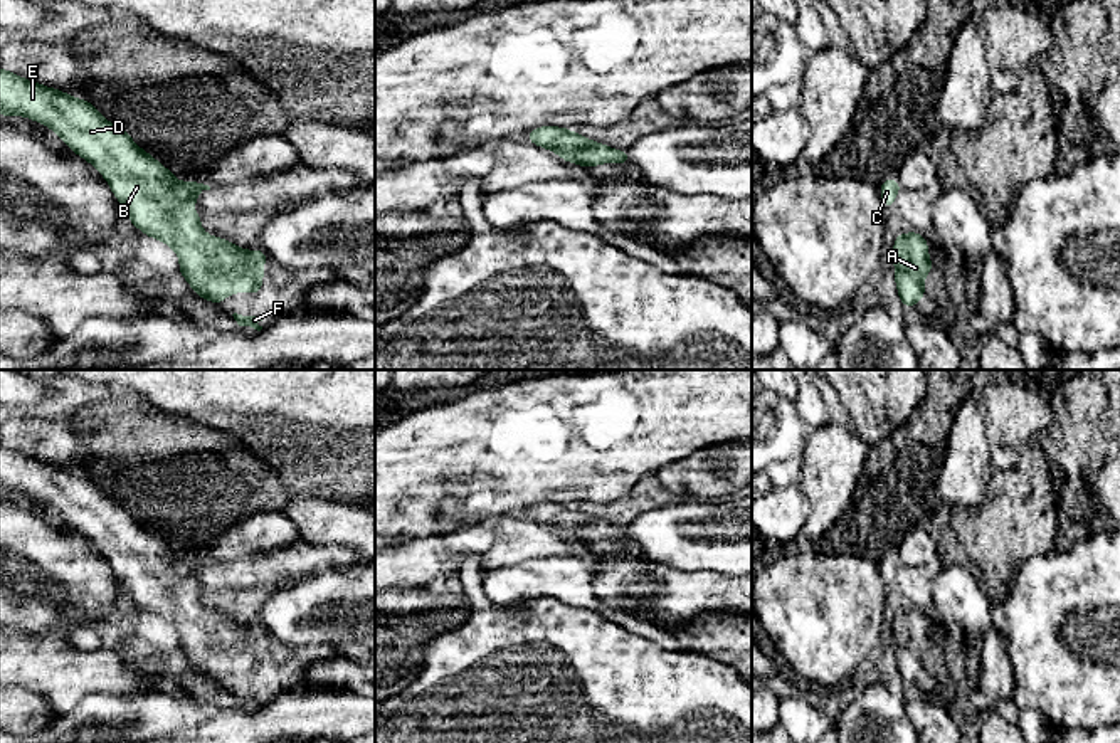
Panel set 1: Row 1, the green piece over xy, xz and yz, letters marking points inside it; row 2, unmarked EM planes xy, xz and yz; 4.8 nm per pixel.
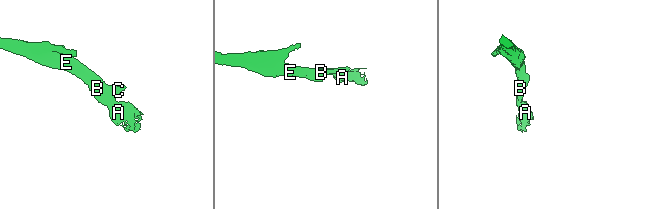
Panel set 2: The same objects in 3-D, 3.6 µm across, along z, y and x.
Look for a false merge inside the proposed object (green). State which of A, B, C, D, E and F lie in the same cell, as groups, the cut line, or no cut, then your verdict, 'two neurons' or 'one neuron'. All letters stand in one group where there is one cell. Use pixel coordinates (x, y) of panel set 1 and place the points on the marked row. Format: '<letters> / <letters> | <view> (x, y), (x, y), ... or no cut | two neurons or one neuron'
A B C D E F | no cut | one neuron

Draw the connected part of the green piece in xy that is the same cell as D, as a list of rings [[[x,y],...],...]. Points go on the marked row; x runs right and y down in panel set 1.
[[[0,67],[0,114],[42,123],[89,161],[106,178],[129,222],[177,252],[178,274],[198,298],[222,304],[225,296],[235,292],[261,292],[269,256],[209,235],[200,227],[200,213],[192,210],[198,193],[210,187],[177,180],[89,101]]]

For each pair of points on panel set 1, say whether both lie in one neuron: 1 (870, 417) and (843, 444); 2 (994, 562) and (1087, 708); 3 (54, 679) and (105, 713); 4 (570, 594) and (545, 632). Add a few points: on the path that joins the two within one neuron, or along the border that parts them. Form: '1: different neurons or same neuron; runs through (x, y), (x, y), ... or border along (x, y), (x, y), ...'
1: different neurons; border along (850, 427), (868, 447)
2: different neurons; border along (1035, 555), (1023, 565), (1009, 595), (993, 605)
3: different neurons; border along (121, 693), (88, 693), (69, 711), (56, 715)
4: different neurons; border along (523, 604), (555, 597), (601, 616)

